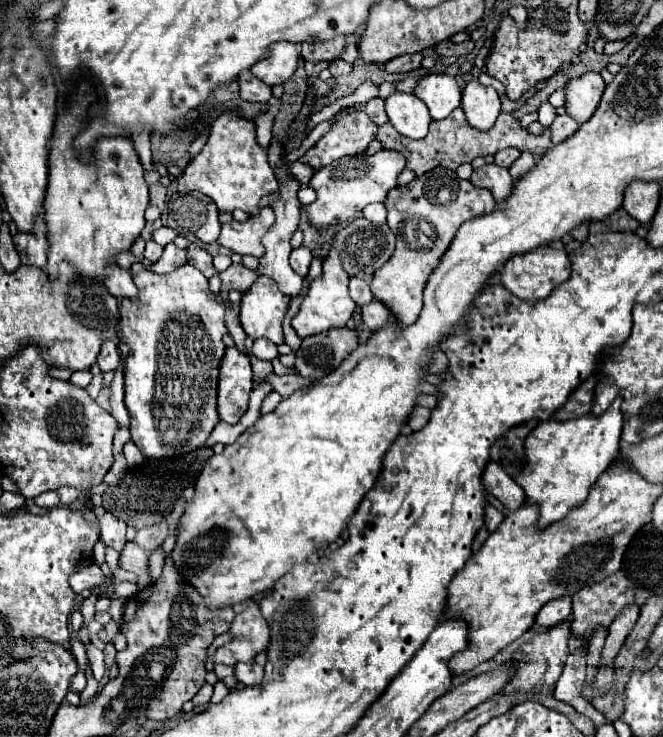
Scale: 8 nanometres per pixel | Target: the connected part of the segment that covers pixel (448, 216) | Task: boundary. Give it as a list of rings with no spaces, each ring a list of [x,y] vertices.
[[[438,166],[414,178],[410,184],[390,190],[384,206],[388,210],[388,226],[394,230],[398,242],[394,256],[374,274],[370,288],[374,298],[388,306],[396,324],[404,328],[416,322],[422,310],[424,286],[454,240],[460,224],[494,212],[496,202],[488,190],[474,188],[468,180],[458,178],[454,170]]]

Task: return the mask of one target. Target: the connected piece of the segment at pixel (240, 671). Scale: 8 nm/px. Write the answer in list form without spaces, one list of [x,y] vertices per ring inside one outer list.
[[[256,662],[250,664],[236,664],[234,666],[234,676],[238,678],[238,682],[246,684],[246,686],[256,686],[262,682],[264,678],[264,668],[258,666]]]

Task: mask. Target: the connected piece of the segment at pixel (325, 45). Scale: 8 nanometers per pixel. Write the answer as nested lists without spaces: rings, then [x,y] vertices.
[[[336,36],[326,42],[304,42],[302,44],[302,56],[304,60],[310,62],[320,62],[320,60],[336,60],[342,50],[346,48],[346,36]]]

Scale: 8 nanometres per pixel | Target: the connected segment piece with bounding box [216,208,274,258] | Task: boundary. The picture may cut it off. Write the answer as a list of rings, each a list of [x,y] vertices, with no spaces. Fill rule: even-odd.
[[[262,208],[256,216],[250,216],[246,222],[226,222],[222,224],[220,238],[216,240],[220,246],[244,256],[260,258],[262,250],[262,236],[274,224],[274,212],[270,208]]]

